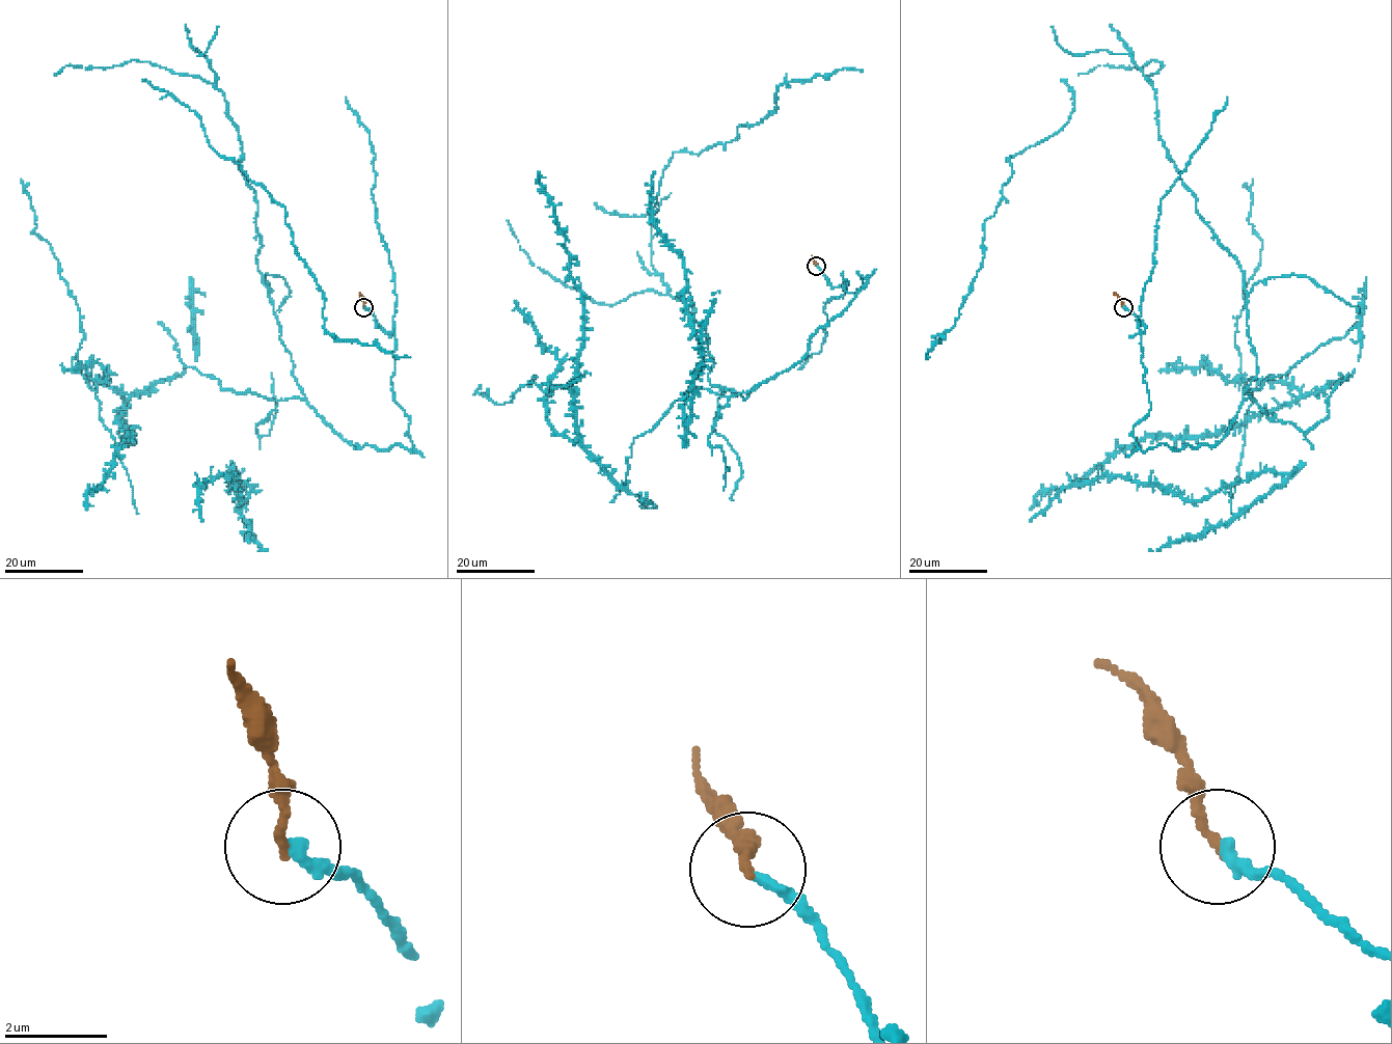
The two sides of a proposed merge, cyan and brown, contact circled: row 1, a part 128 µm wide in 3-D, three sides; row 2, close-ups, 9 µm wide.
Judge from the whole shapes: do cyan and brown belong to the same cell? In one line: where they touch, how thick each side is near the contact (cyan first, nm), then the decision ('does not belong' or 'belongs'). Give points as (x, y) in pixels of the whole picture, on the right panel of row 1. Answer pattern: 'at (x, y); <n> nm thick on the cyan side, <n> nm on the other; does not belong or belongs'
at (1123, 307); 220 nm thick on the cyan side, 180 nm on the other; belongs

